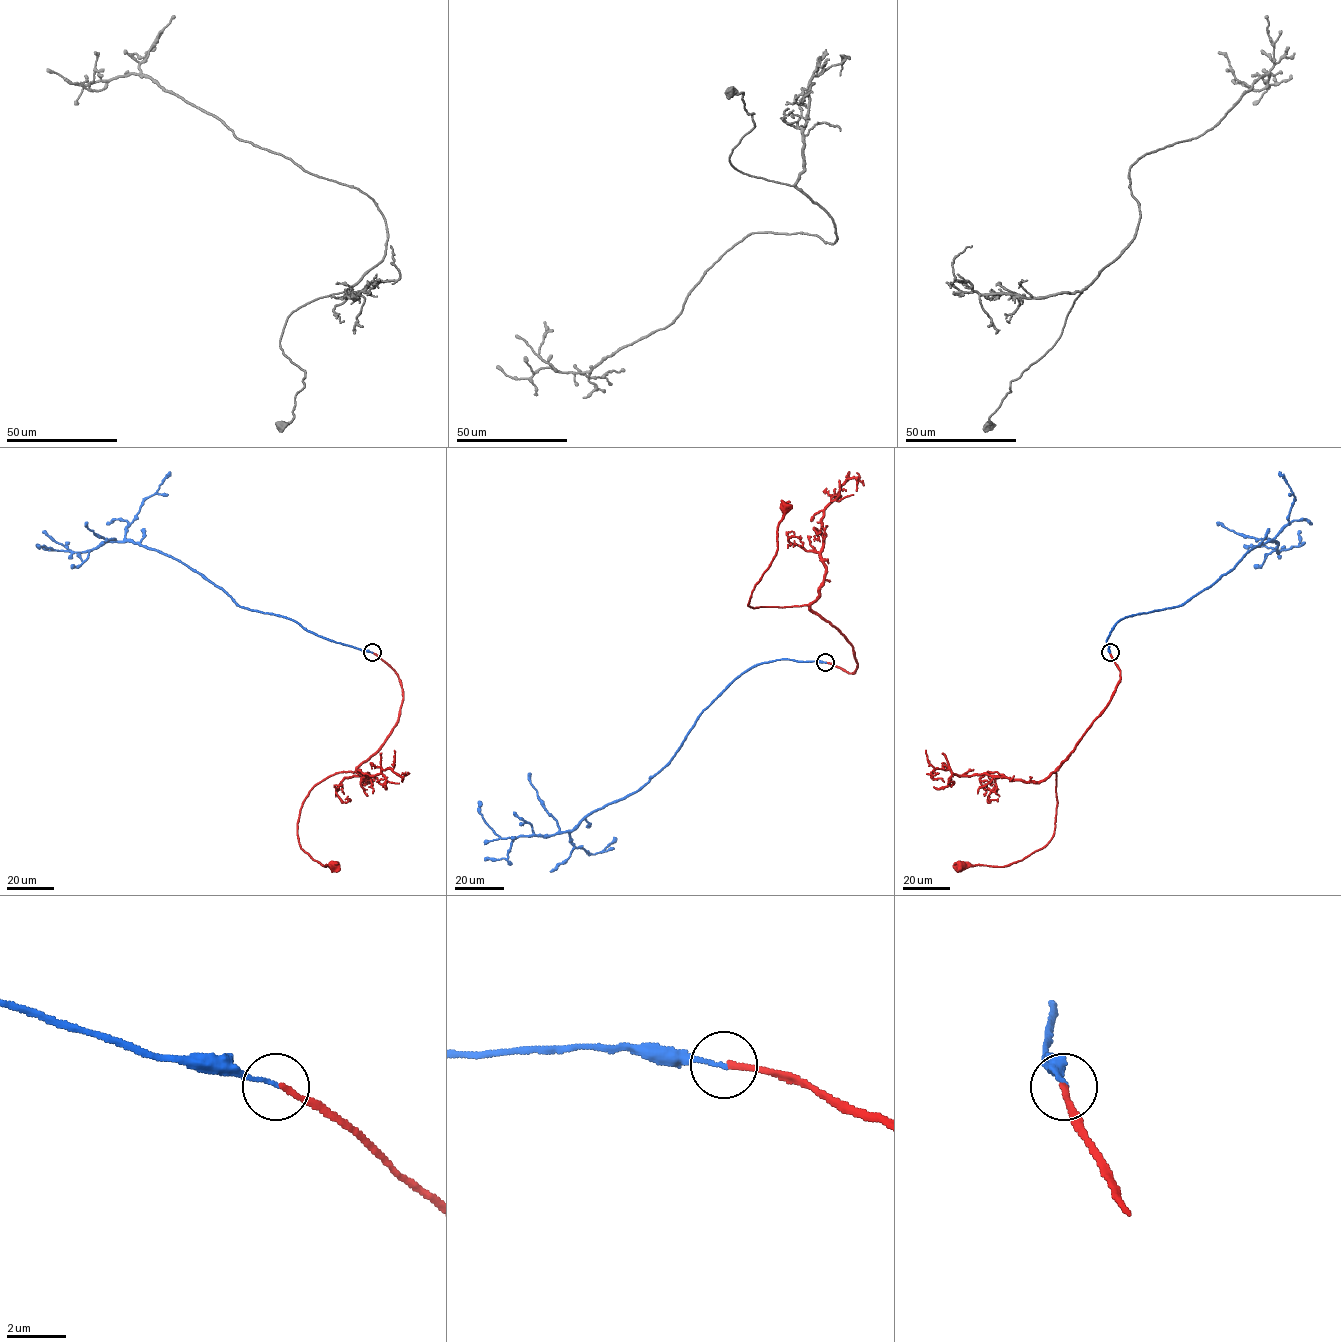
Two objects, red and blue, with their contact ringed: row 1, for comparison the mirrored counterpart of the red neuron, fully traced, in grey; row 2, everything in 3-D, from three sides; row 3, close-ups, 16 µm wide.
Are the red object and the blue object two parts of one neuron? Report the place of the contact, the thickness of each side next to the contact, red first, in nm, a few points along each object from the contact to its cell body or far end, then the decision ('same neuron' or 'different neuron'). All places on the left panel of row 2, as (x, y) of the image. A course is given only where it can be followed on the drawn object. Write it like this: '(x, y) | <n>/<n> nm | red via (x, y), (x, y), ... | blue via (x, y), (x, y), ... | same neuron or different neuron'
(372, 652) | 200/120 nm | red via (372, 652), (399, 680), (399, 720), (354, 771), (317, 783), (297, 823), (300, 848), (331, 865) | blue via (372, 652), (329, 640), (289, 618), (240, 607), (189, 566), (138, 543), (109, 541), (79, 552), (39, 544) | same neuron

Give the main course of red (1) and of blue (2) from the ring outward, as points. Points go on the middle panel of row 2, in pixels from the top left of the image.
1: (825, 662), (847, 673), (854, 673), (857, 663), (853, 647), (807, 605), (748, 605), (776, 554), (782, 508)
2: (825, 662), (781, 659), (741, 673), (703, 711), (668, 762), (572, 830), (500, 838), (479, 812), (480, 801)

